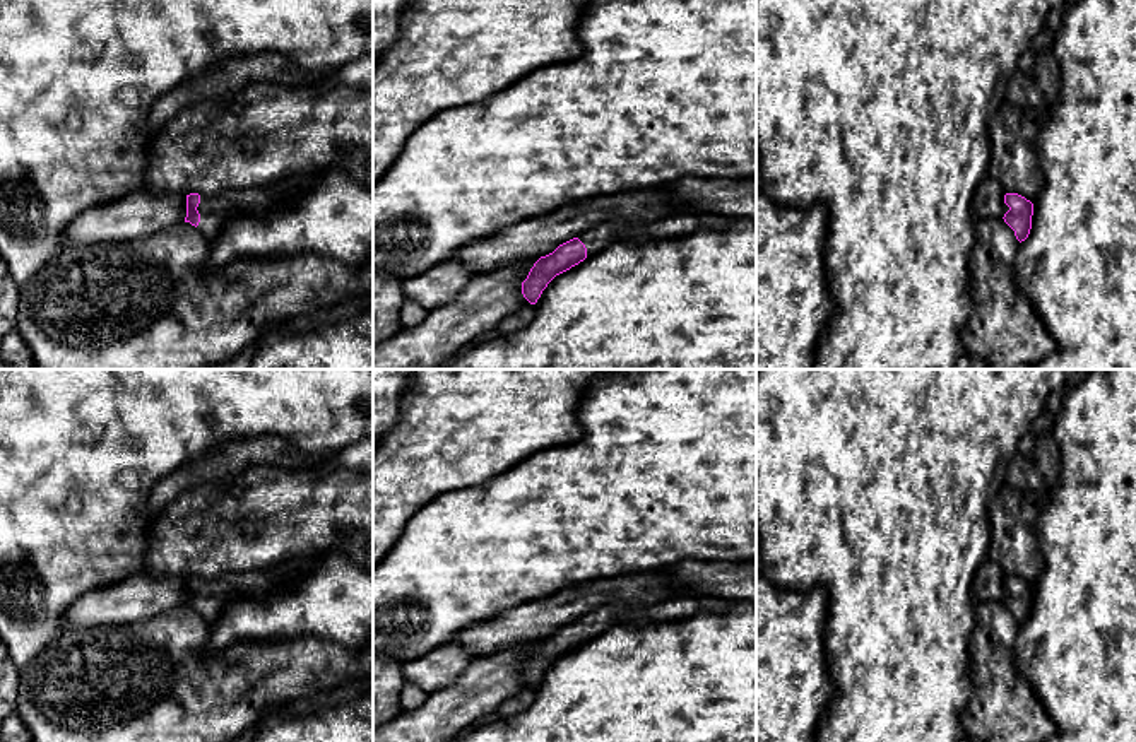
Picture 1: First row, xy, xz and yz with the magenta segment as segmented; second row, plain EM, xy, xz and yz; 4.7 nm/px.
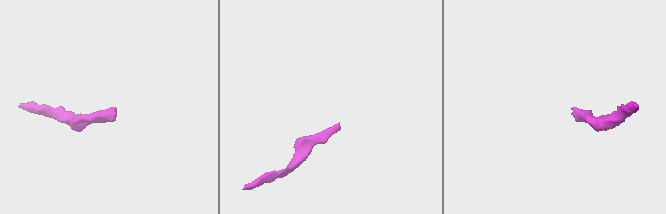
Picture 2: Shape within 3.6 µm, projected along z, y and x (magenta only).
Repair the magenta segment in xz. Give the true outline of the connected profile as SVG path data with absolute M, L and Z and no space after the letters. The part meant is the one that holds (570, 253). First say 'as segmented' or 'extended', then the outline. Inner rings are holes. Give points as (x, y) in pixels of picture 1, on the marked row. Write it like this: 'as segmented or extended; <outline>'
extended; M660 186L642 191L642 209L628 215L612 214L607 221L580 233L541 256L522 282L522 294L535 304L547 284L559 274L614 243L650 243L681 238L700 229L725 229L736 219L695 212L688 203L667 195Z

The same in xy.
extended; M298 174L253 190L224 190L214 197L190 193L185 222L212 241L233 215L263 217L272 209L303 197L311 185L308 174Z

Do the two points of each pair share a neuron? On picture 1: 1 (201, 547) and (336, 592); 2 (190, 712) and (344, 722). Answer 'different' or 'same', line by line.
1: different
2: different

